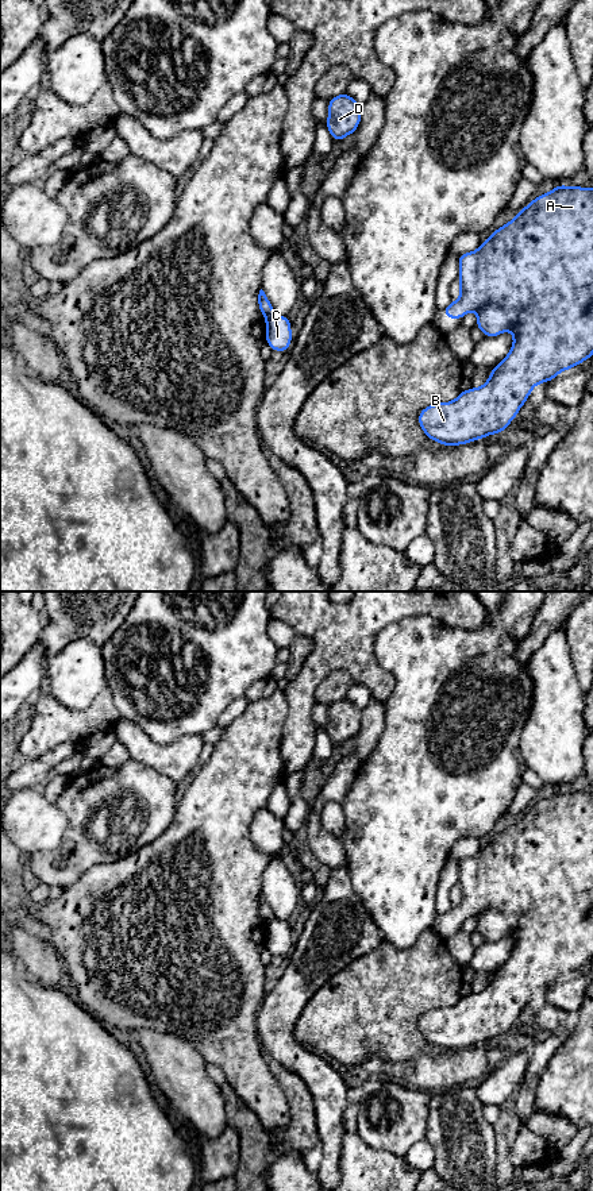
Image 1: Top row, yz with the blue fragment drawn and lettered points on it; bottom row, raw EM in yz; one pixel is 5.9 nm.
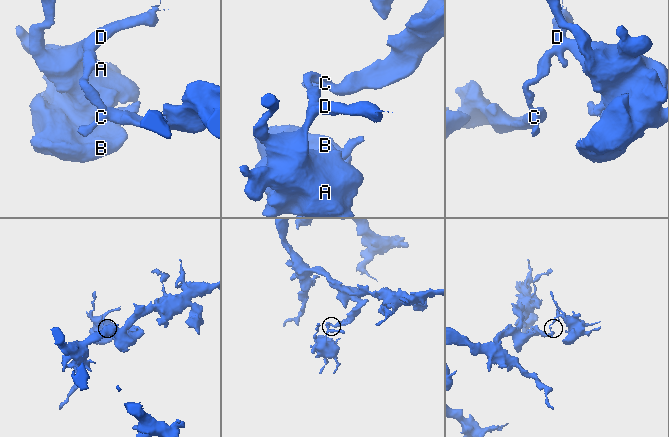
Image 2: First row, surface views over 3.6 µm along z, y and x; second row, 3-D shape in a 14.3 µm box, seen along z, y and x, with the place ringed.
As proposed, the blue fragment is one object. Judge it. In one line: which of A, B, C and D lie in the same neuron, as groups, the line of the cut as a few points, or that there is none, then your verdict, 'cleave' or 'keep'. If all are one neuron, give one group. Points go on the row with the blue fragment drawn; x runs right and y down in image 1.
A B D / C | yz (274, 313), (266, 319) | cleave

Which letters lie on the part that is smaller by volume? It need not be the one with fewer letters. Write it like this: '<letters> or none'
A, B, D

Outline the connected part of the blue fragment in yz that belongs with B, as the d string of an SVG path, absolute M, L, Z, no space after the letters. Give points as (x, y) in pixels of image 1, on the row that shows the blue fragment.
M557 185L551 192L534 198L517 212L515 219L493 231L489 239L481 243L475 251L459 255L458 265L461 294L457 301L446 305L444 317L462 320L467 312L475 311L477 328L485 336L494 338L505 331L511 331L513 334L513 344L508 355L492 369L489 379L481 388L462 390L454 401L428 405L419 413L420 428L428 439L438 442L440 446L467 444L493 433L501 433L517 416L531 390L538 383L552 381L563 370L570 370L593 355L593 188Z

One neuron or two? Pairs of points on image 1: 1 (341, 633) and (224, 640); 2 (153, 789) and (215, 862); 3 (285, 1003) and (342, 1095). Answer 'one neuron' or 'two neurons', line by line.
1: two neurons
2: two neurons
3: one neuron

